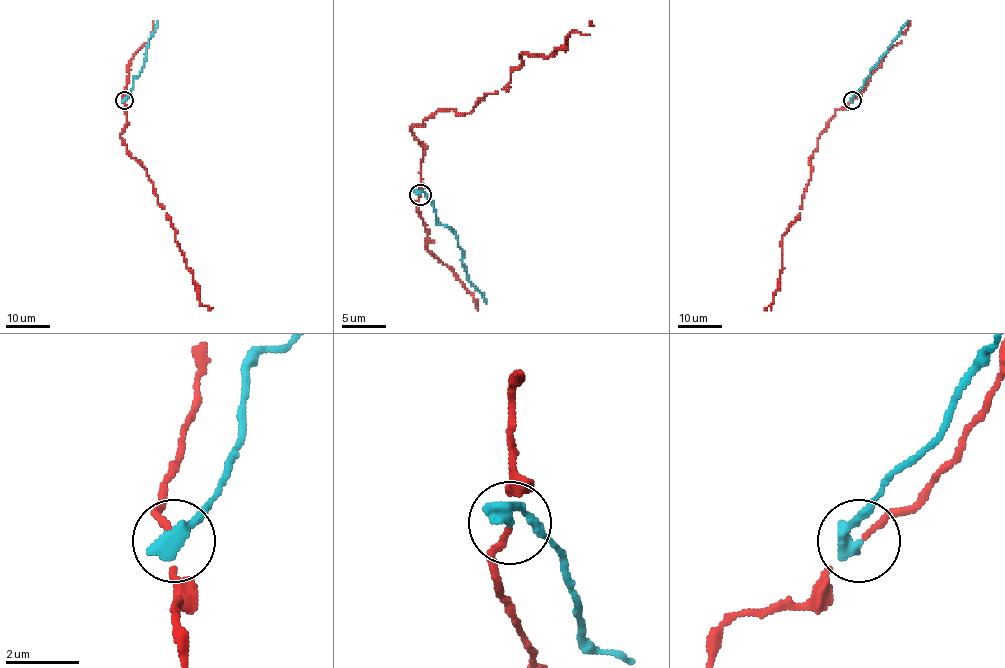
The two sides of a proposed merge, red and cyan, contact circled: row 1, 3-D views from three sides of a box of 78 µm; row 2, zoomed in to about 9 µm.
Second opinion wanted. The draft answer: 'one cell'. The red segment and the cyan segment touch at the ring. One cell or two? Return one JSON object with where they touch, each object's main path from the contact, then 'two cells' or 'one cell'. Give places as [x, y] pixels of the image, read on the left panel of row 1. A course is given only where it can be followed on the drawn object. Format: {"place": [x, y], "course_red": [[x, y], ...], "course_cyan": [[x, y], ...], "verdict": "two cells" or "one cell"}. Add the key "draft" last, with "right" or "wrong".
{"place": [124, 100], "course_red": [[125, 100], [120, 137], [146, 169], [157, 202], [175, 230], [199, 302], [211, 308]], "course_cyan": [[125, 100], [130, 93], [132, 81], [143, 66], [148, 39], [158, 21]], "verdict": "two cells", "draft": "wrong"}

